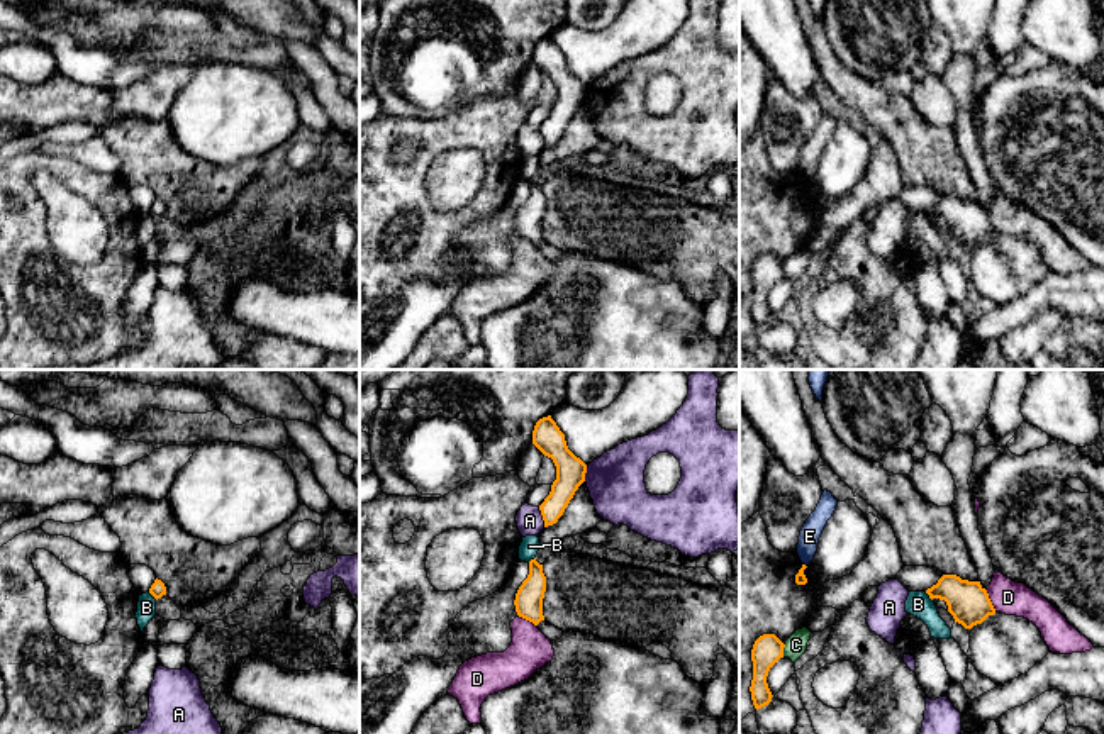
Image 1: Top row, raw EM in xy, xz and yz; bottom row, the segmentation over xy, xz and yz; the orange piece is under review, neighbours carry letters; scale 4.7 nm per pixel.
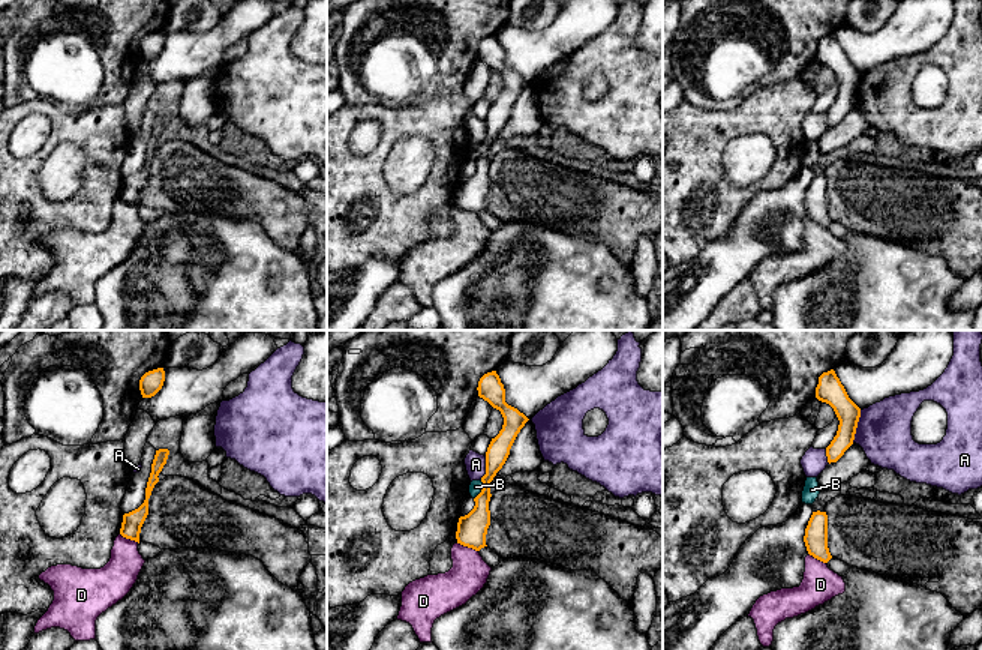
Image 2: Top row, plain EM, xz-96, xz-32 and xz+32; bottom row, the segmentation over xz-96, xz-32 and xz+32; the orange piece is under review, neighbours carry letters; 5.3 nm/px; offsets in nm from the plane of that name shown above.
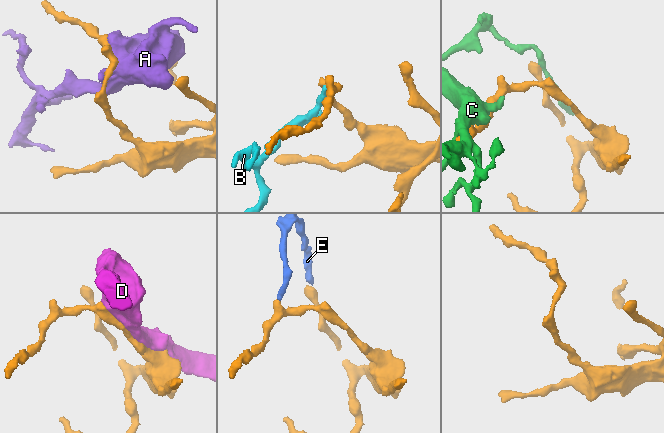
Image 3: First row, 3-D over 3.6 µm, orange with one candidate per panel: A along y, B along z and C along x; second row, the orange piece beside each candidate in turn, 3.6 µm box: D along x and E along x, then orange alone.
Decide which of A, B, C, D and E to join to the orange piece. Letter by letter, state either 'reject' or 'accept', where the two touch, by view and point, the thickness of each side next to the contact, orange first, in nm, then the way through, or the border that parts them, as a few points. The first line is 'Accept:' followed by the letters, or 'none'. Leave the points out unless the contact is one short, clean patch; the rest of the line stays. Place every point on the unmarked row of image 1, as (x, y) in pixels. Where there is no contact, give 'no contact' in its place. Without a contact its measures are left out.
Accept: none
A: reject; contact xz (543, 138); calibres 140 and 130 nm
B: reject; contact yz (930, 217); calibres 200 and 120 nm; border yz (925, 212), (931, 221)
C: reject; contact yz (782, 272); calibres 140 and 100 nm
D: reject; contact yz (989, 221); calibres 200 and 160 nm
E: reject; contact yz (804, 185); calibres 50 and 100 nm; border yz (802, 183), (806, 187)

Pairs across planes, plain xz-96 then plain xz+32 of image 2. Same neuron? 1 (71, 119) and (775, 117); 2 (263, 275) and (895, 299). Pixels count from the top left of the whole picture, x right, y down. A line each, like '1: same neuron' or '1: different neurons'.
1: same neuron
2: same neuron

